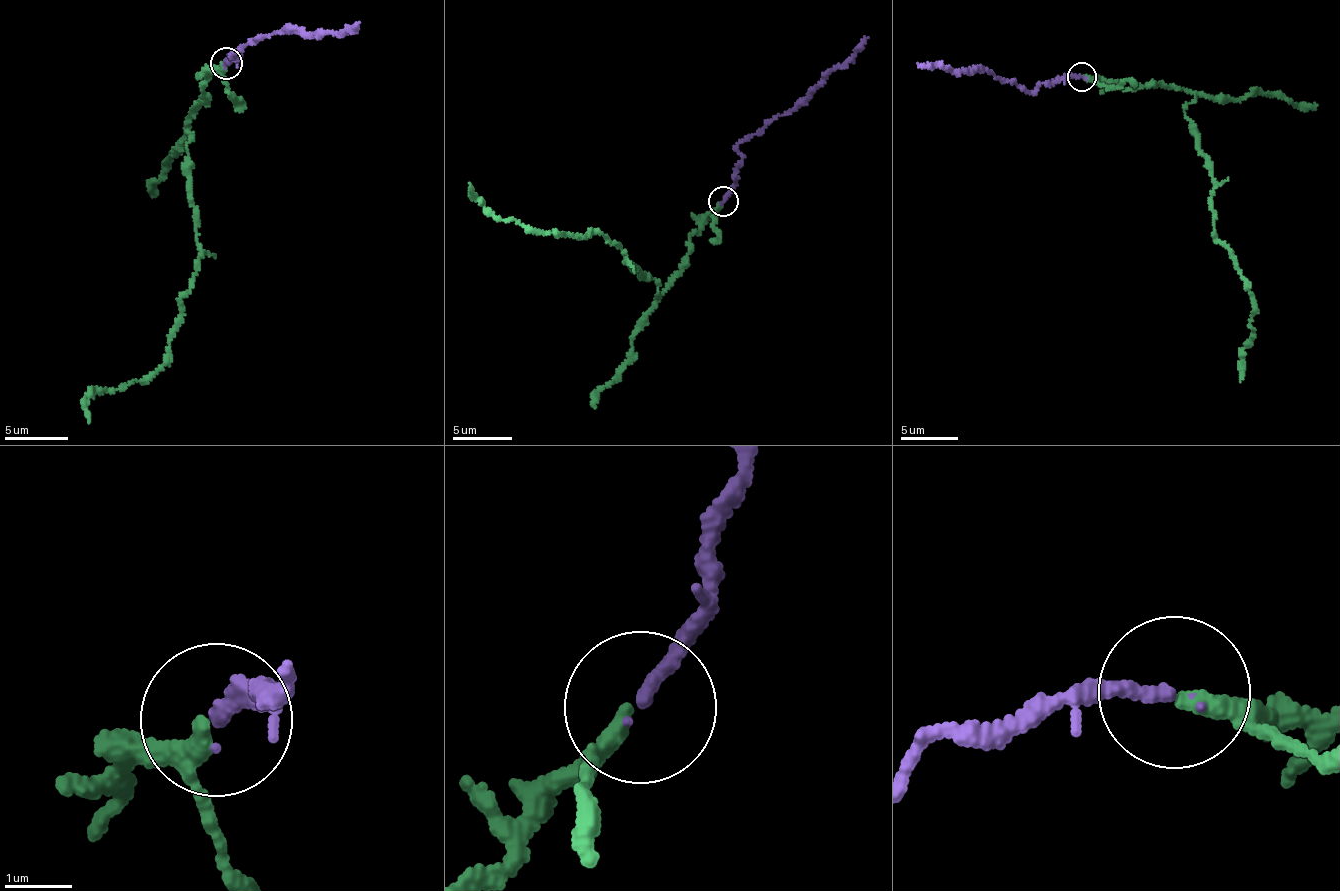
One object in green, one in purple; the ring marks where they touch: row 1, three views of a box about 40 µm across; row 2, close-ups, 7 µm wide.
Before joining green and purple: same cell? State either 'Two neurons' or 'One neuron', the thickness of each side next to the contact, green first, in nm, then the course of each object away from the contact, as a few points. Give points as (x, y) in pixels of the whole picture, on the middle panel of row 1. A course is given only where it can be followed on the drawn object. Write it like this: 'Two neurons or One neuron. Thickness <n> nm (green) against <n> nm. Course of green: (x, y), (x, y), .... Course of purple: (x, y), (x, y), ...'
One neuron. Thickness 200 nm (green) against 220 nm. Course of green: (721, 202), (690, 238), (687, 259), (655, 300), (650, 276), (606, 235), (550, 233), (500, 220), (469, 183). Course of purple: (724, 202), (742, 160), (740, 141), (791, 113), (825, 83), (831, 69), (850, 62), (868, 37)

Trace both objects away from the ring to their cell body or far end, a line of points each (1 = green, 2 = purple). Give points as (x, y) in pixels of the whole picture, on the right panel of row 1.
1: (1083, 78), (1196, 95), (1185, 118), (1214, 182), (1215, 236), (1249, 291), (1254, 333), (1243, 352), (1240, 382)
2: (1082, 76), (1042, 83), (1026, 90), (991, 70), (962, 68), (952, 72), (943, 65), (917, 63)

